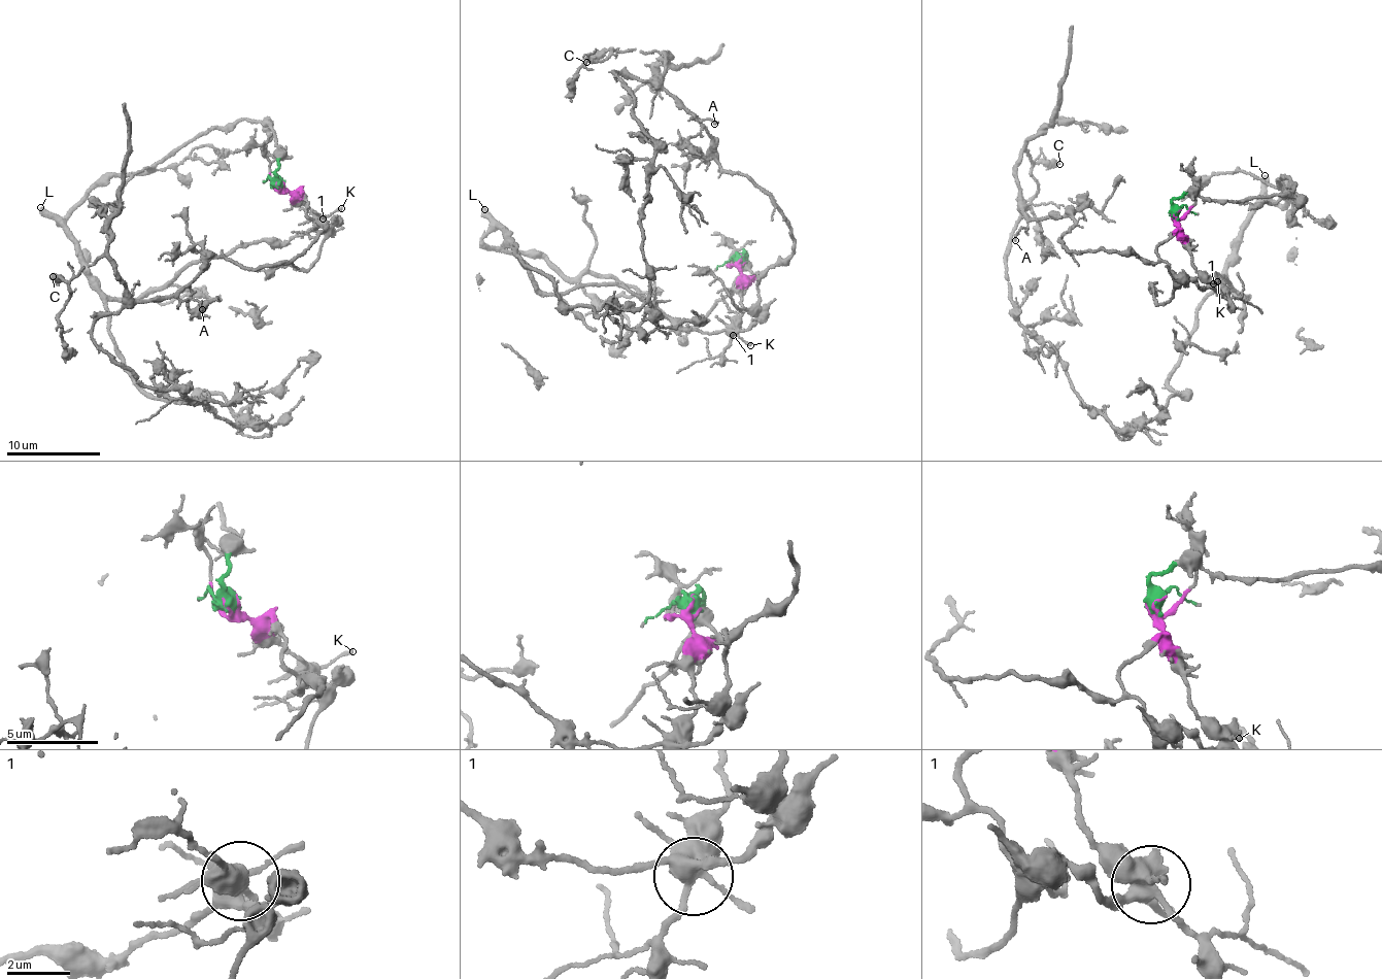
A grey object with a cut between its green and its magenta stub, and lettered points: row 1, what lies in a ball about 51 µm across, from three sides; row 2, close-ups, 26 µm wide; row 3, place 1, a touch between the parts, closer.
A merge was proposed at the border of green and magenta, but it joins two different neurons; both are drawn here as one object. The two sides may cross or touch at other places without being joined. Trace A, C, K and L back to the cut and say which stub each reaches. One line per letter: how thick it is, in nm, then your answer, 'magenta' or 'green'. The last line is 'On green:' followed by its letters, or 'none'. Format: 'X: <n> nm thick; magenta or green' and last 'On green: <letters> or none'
A: 150 nm thick; magenta
C: 400 nm thick; magenta
K: 180 nm thick; green
L: 440 nm thick; green
On green: K, L

